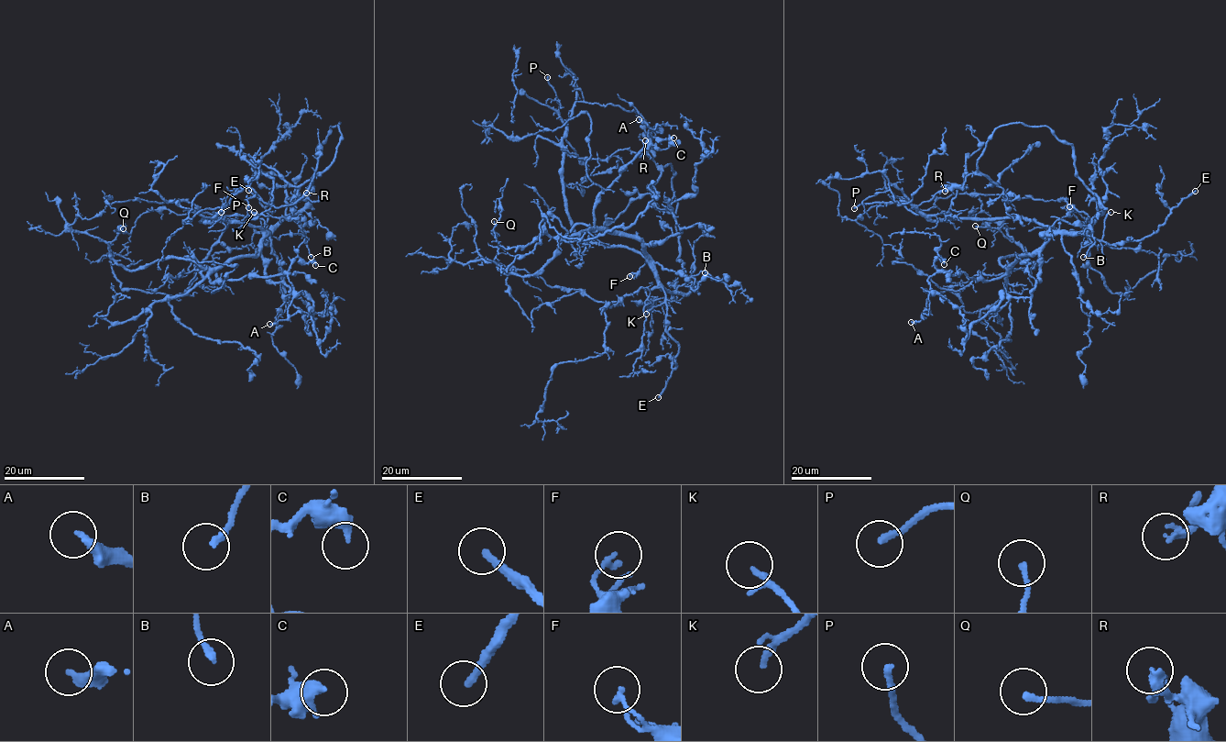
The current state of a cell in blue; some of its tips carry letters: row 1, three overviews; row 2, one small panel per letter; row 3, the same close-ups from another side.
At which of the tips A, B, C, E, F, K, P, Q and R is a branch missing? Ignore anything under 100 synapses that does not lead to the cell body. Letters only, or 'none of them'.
E

